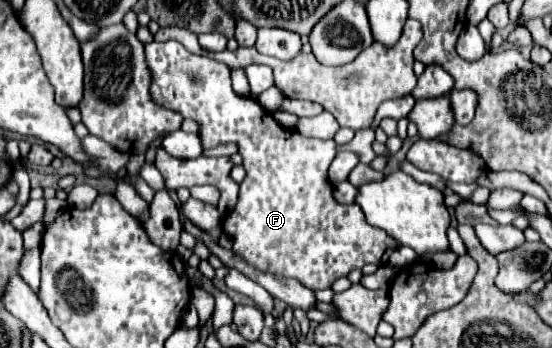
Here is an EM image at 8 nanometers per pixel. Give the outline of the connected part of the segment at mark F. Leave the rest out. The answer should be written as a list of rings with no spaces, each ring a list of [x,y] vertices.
[[[148,42],[144,44],[146,64],[152,74],[150,96],[162,106],[180,112],[184,118],[192,118],[198,124],[198,134],[204,148],[220,146],[224,142],[236,142],[238,154],[244,158],[246,178],[240,182],[240,194],[234,210],[222,220],[222,230],[232,238],[234,256],[242,258],[258,272],[270,272],[284,278],[294,278],[306,288],[332,288],[332,284],[348,276],[350,270],[364,264],[384,266],[390,254],[398,248],[398,242],[386,232],[370,226],[364,220],[358,204],[340,204],[332,194],[328,180],[328,166],[334,158],[334,140],[306,138],[296,130],[280,126],[274,116],[252,100],[238,96],[230,84],[230,68],[222,62],[206,56],[190,54],[180,42]]]

